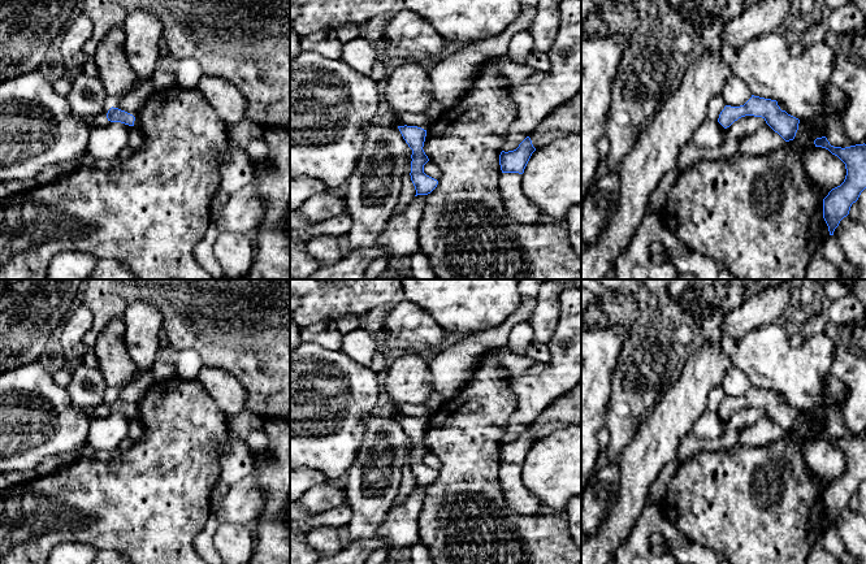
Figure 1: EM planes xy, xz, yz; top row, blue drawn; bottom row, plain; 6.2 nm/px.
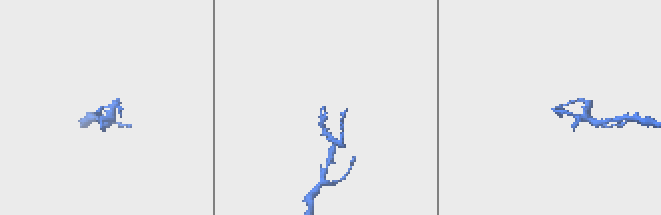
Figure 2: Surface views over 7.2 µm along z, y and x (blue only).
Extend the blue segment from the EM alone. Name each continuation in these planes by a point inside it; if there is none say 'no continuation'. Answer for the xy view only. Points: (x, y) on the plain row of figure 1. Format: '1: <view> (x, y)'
no continuation

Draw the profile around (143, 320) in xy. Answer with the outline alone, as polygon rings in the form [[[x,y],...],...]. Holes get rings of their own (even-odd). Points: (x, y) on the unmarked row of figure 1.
[[[150,301],[133,303],[124,314],[126,351],[138,370],[152,368],[160,348],[163,313]]]

